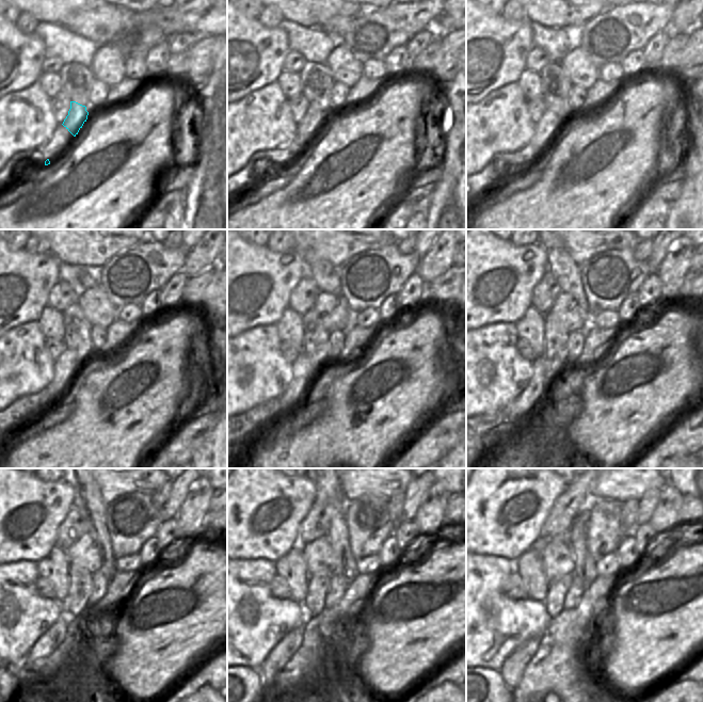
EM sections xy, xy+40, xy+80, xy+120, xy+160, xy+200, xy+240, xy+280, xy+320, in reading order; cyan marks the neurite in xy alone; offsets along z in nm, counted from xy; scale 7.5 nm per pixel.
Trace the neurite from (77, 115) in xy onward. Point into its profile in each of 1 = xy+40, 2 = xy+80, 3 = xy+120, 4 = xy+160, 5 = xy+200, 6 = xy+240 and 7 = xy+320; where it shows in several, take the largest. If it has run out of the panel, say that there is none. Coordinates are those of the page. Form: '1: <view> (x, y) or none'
1: xy+40 (306, 129)
2: xy+80 (547, 126)
3: xy+120 (64, 369)
4: xy+160 (301, 367)
5: xy+200 (528, 400)
6: xy+240 (50, 640)
7: xy+320 (511, 671)

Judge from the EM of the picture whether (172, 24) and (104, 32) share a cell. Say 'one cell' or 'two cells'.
one cell

